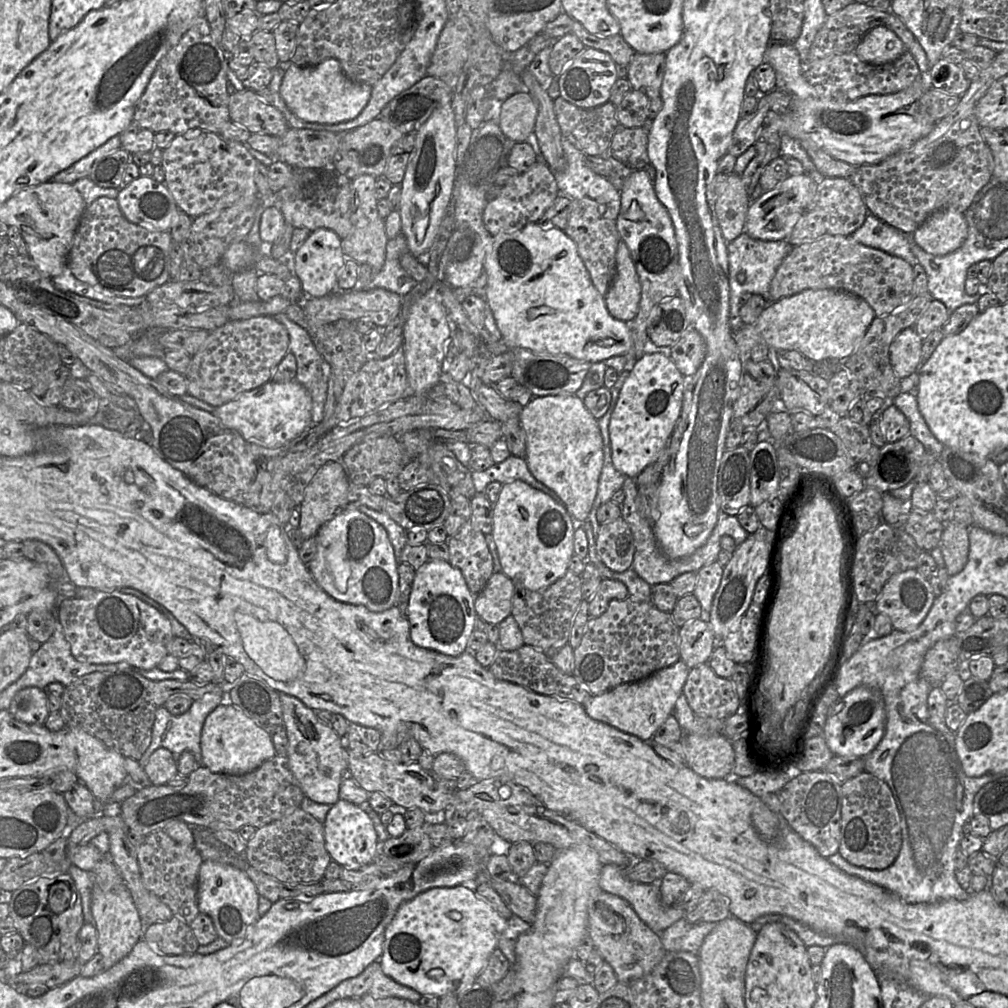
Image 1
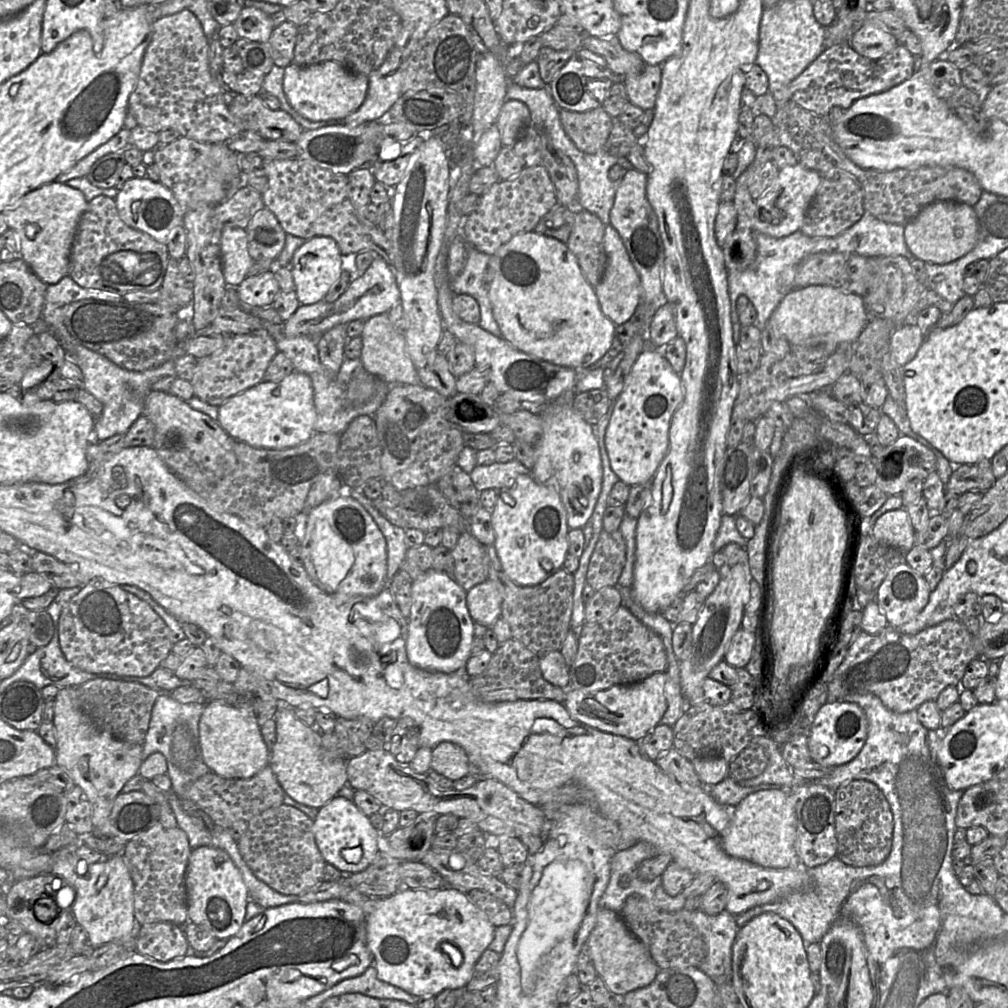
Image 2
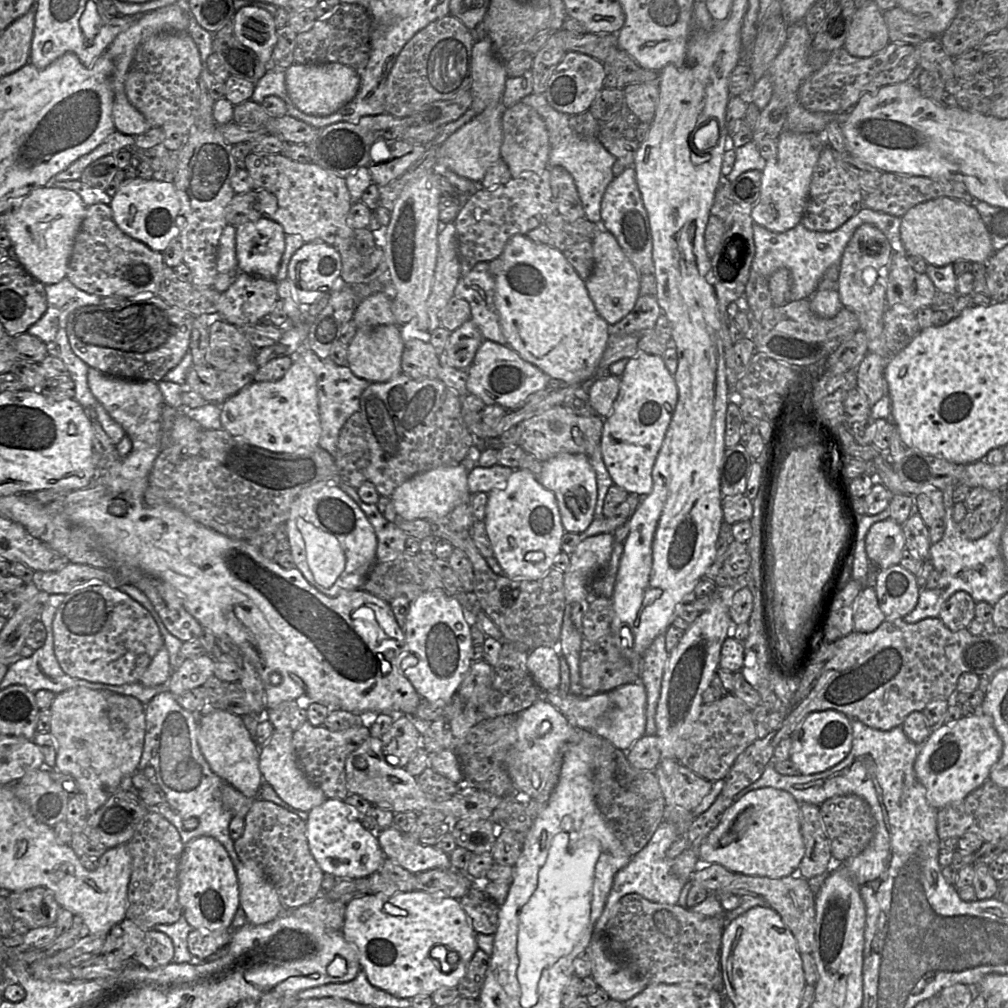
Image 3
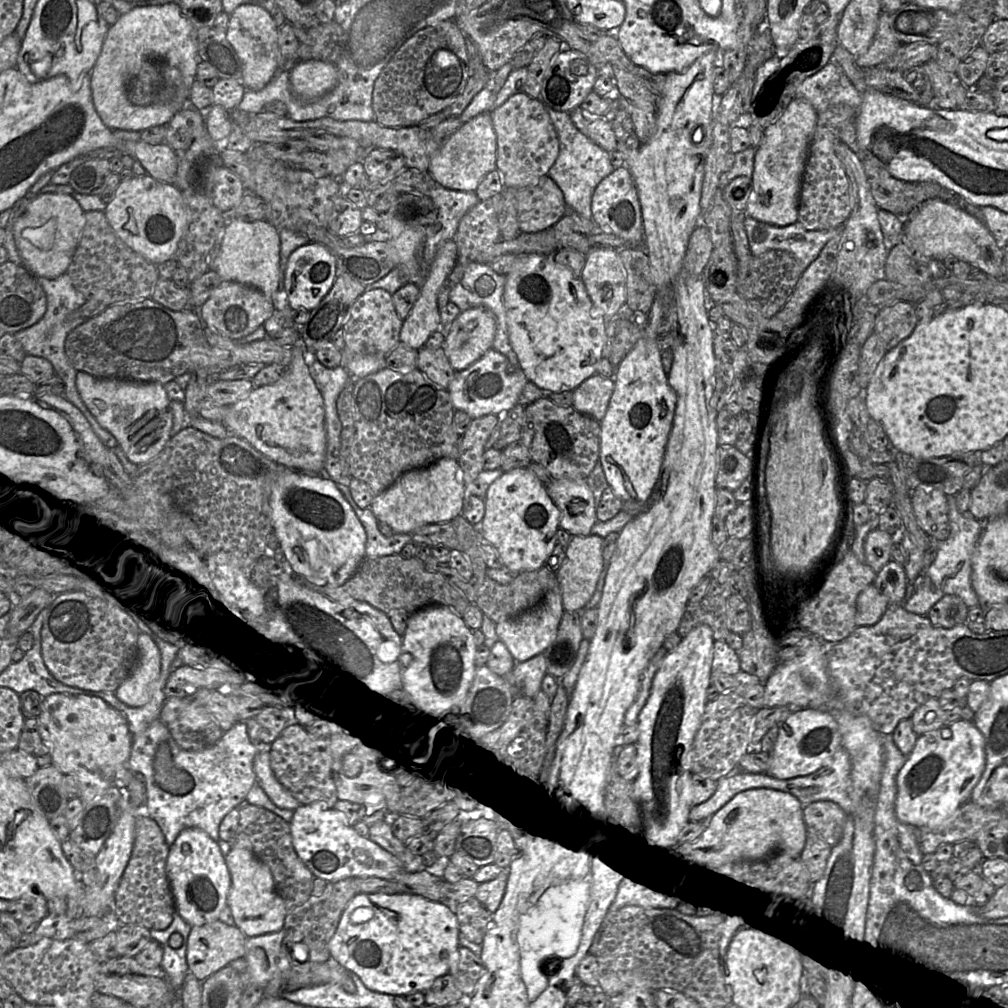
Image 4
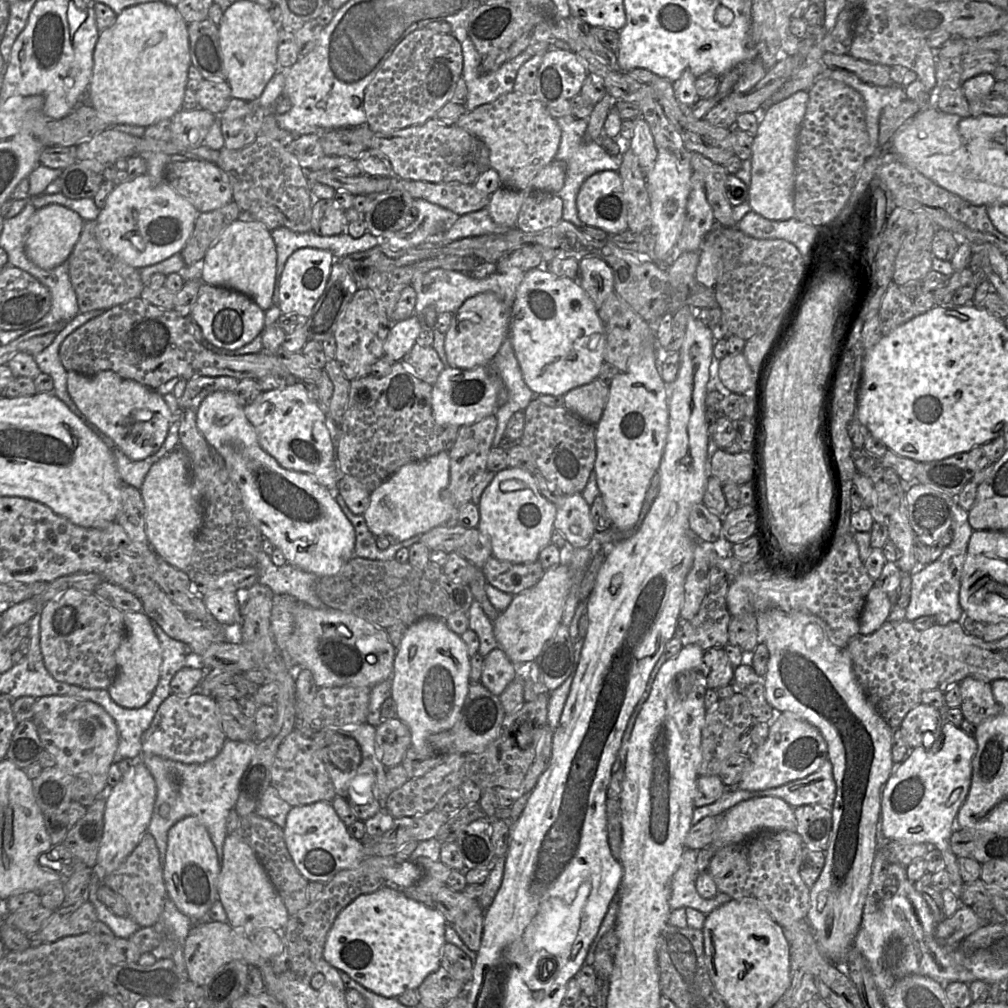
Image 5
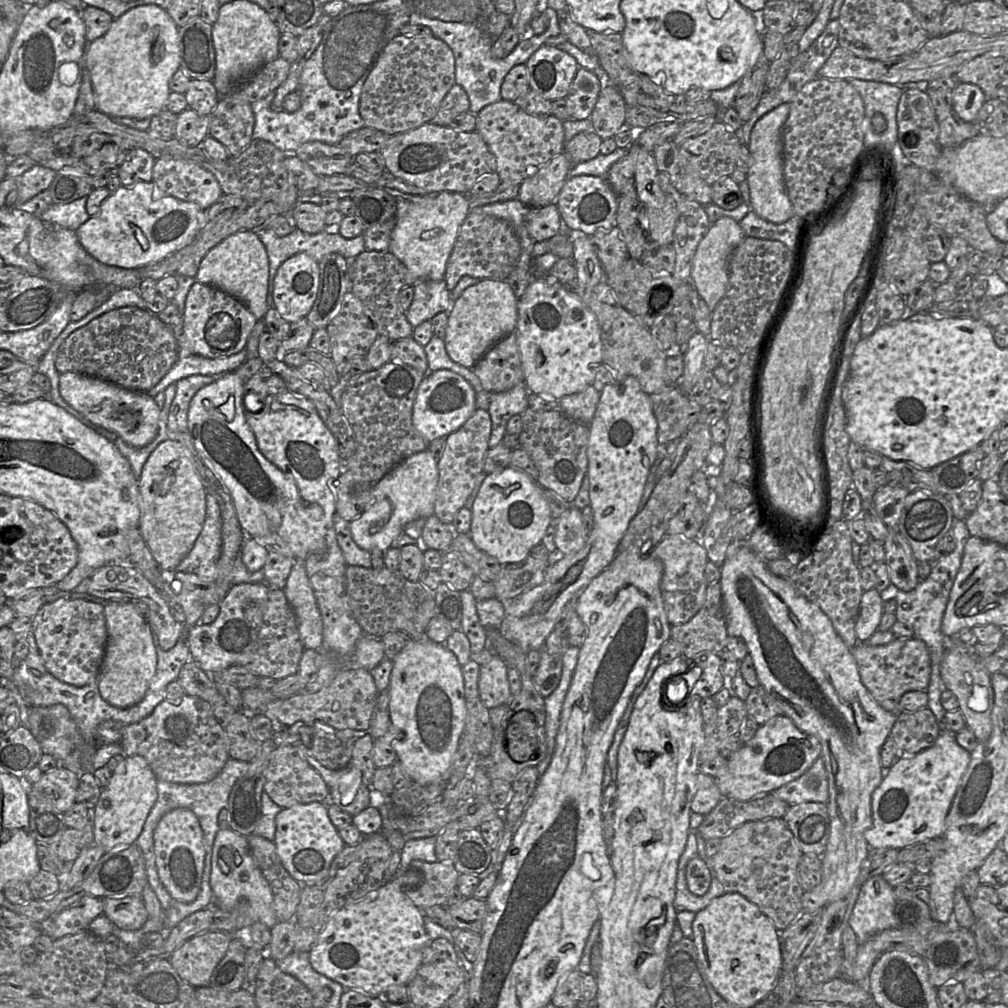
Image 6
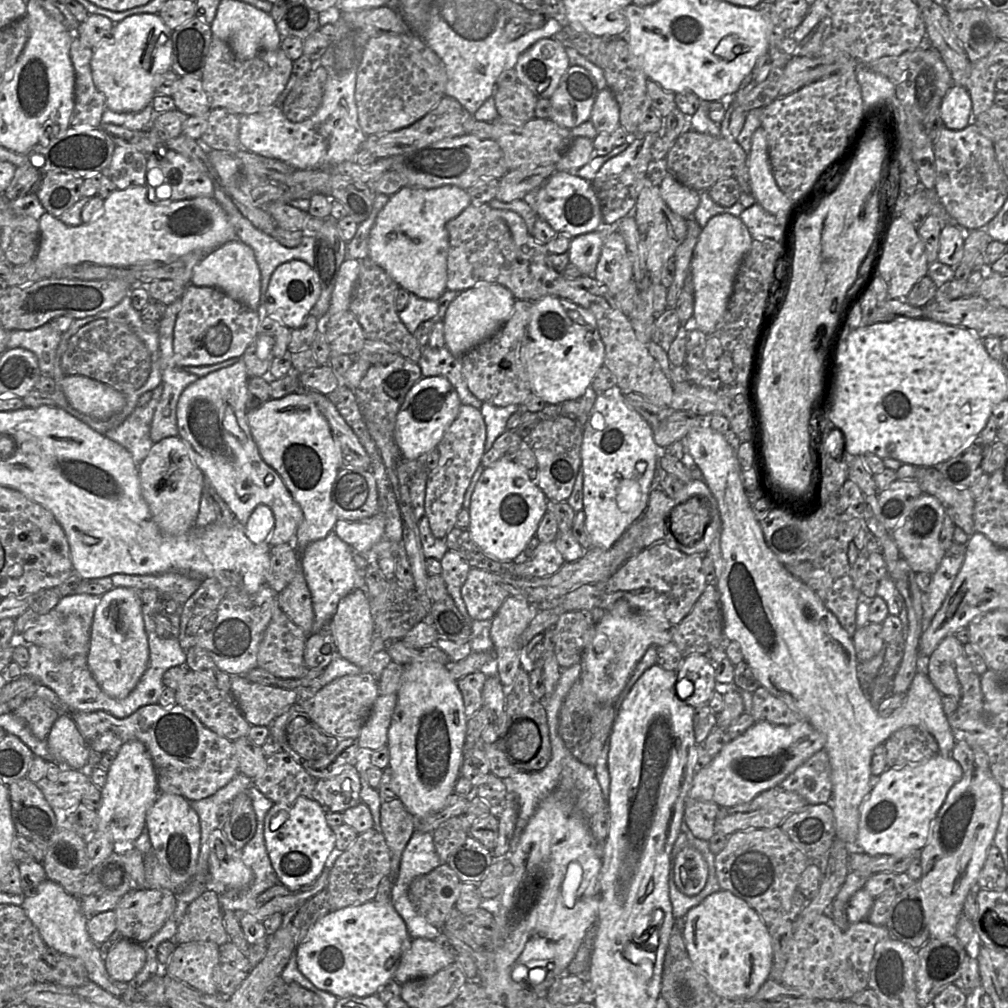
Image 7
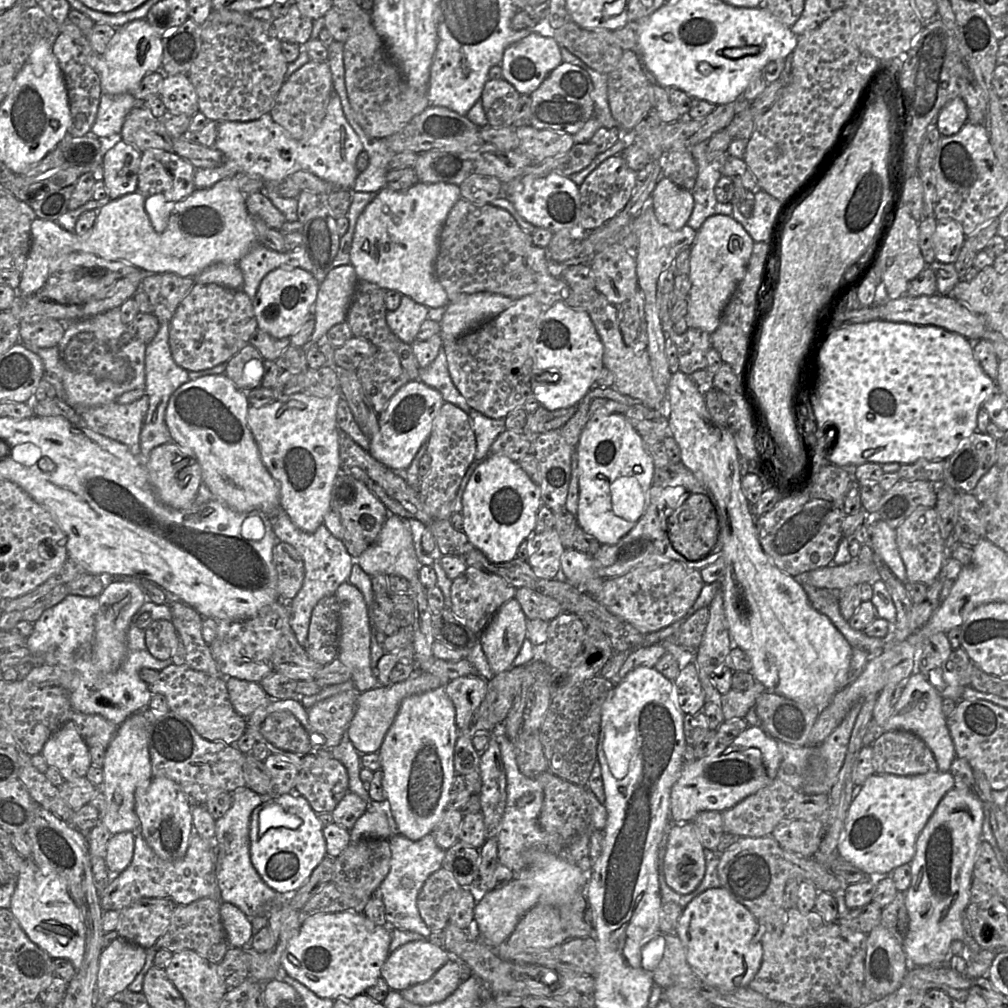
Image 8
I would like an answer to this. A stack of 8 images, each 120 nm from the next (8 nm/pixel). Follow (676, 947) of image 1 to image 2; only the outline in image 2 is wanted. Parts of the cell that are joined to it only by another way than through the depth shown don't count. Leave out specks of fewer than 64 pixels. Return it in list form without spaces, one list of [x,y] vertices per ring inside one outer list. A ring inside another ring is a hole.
[[[684,908],[676,913],[695,927],[705,942],[707,953],[699,968],[717,986],[731,981],[732,945],[738,932],[736,916],[727,909],[716,915]]]

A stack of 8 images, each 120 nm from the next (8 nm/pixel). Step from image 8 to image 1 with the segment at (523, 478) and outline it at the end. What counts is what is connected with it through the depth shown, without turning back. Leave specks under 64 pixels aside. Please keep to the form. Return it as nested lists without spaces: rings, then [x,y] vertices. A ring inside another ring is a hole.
[[[522,480],[503,484],[497,502],[493,507],[492,535],[497,547],[501,571],[515,584],[521,582],[531,591],[545,590],[568,571],[569,562],[574,555],[574,532],[580,528],[571,518],[564,504],[558,504],[546,493],[532,487]]]

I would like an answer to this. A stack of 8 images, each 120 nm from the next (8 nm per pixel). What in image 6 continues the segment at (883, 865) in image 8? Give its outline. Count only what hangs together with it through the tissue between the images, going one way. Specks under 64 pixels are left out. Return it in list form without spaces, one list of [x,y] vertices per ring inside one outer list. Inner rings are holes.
[[[947,728],[931,748],[897,759],[872,794],[872,825],[864,835],[869,848],[902,850],[942,837],[946,816],[970,760],[971,753],[956,742],[955,733]]]

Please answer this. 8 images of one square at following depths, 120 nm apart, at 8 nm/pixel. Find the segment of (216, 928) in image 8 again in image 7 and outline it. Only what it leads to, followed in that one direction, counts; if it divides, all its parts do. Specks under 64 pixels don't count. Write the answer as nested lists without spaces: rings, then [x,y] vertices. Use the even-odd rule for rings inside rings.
[[[206,890],[193,900],[180,920],[173,941],[211,941],[219,947],[229,941],[223,925],[222,908],[214,890]]]

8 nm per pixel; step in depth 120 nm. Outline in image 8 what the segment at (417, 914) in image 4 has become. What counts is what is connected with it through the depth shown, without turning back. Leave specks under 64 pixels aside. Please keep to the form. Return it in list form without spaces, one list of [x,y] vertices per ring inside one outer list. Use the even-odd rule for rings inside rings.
[[[319,913],[307,918],[287,944],[281,969],[320,998],[352,999],[374,985],[390,954],[389,926],[377,926],[363,913]]]

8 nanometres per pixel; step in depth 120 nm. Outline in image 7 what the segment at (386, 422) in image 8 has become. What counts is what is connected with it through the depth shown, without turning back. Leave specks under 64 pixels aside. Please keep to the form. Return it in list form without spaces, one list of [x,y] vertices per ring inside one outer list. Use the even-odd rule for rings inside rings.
[[[422,377],[409,390],[397,414],[394,441],[404,459],[405,472],[410,479],[425,464],[425,455],[437,447],[446,430],[457,418],[461,405],[455,388],[444,377]]]

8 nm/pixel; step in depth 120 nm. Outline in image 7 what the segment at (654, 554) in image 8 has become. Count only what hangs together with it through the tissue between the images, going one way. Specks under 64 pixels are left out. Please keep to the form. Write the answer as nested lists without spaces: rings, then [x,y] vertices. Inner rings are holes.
[[[692,479],[685,483],[683,488],[675,497],[669,497],[660,488],[650,491],[648,505],[642,516],[631,524],[620,539],[609,549],[591,547],[585,550],[584,556],[575,562],[565,562],[563,566],[553,575],[542,578],[521,579],[510,574],[497,574],[498,582],[510,594],[510,596],[521,596],[529,604],[539,604],[542,601],[552,600],[585,584],[598,583],[609,579],[627,560],[638,554],[653,543],[665,543],[672,549],[679,550],[685,554],[702,552],[704,555],[709,545],[701,539],[694,544],[684,546],[680,544],[670,530],[670,512],[672,508],[685,502],[692,496],[703,496],[710,509],[716,502],[710,489],[704,480]]]

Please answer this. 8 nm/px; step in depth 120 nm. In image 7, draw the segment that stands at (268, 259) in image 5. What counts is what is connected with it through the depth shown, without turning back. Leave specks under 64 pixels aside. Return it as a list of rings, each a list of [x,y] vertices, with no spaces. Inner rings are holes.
[[[238,239],[227,242],[205,254],[193,268],[190,284],[220,289],[248,308],[260,310],[260,270],[252,248]]]

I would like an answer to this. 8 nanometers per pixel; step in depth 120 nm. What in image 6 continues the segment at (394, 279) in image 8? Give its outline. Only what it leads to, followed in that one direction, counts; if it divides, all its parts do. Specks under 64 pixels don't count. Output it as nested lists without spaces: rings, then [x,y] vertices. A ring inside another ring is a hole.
[[[443,191],[422,198],[398,199],[397,223],[391,233],[388,251],[394,254],[415,278],[441,281],[459,230],[470,212],[466,194]]]

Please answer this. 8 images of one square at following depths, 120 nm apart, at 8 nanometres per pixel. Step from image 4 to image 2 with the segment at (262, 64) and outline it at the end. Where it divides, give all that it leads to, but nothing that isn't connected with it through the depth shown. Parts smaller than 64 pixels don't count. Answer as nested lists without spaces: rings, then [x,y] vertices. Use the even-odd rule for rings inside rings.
[[[248,6],[241,10],[232,24],[240,38],[255,42],[268,42],[274,30],[270,16],[267,13]]]

